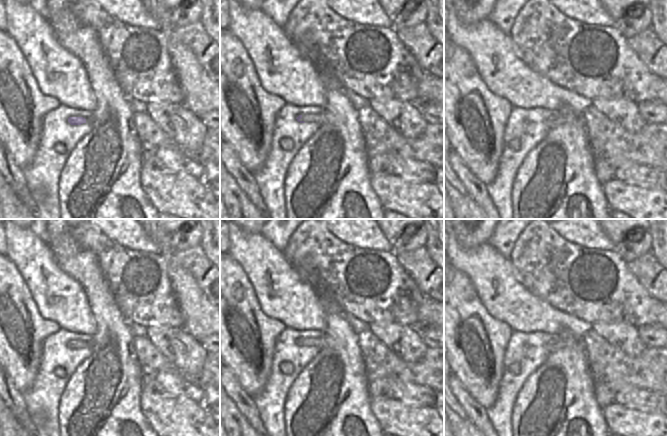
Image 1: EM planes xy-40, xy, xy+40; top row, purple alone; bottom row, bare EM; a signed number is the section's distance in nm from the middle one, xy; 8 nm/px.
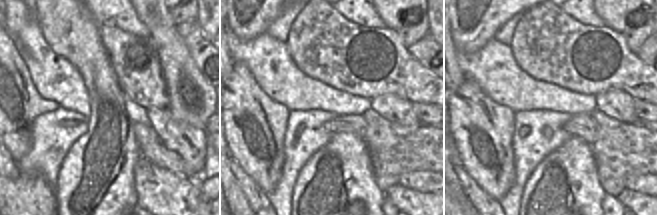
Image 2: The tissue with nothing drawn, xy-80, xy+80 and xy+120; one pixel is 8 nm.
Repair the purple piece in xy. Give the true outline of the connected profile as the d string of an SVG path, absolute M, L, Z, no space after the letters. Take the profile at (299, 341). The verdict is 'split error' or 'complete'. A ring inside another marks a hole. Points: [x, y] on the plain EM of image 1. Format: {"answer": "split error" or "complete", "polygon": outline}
{"answer": "split error", "polygon": "M299 339L296 343L300 347L317 347L321 349L324 346L324 339Z"}

